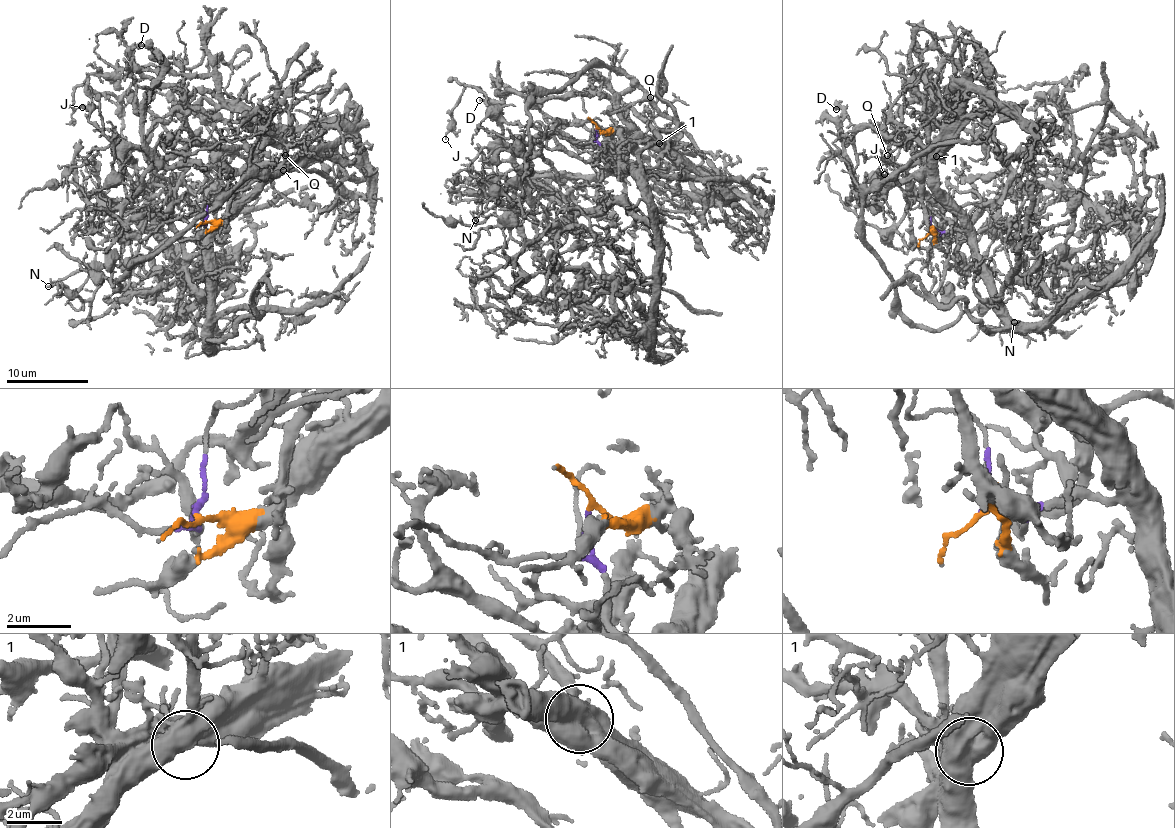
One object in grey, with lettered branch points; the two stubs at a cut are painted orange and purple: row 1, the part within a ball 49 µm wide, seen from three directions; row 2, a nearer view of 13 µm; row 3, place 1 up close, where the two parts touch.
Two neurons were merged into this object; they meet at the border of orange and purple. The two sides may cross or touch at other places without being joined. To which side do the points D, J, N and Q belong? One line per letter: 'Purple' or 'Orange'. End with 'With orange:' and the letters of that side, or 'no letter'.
D: Orange
J: Purple
N: Purple
Q: Purple
With orange: D

